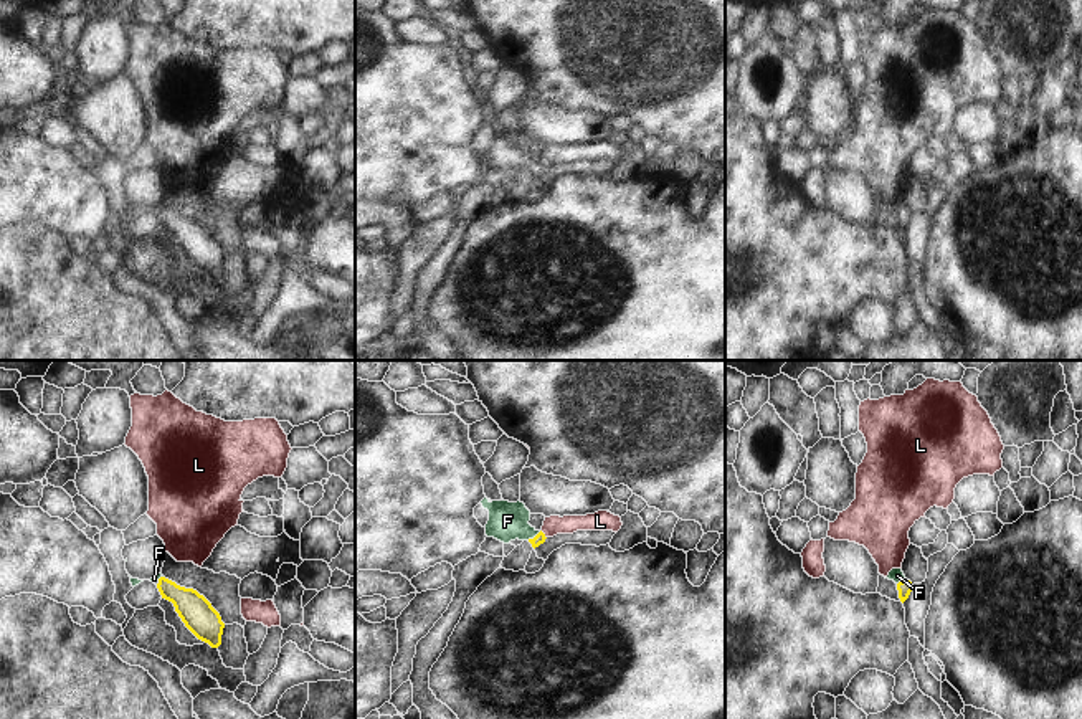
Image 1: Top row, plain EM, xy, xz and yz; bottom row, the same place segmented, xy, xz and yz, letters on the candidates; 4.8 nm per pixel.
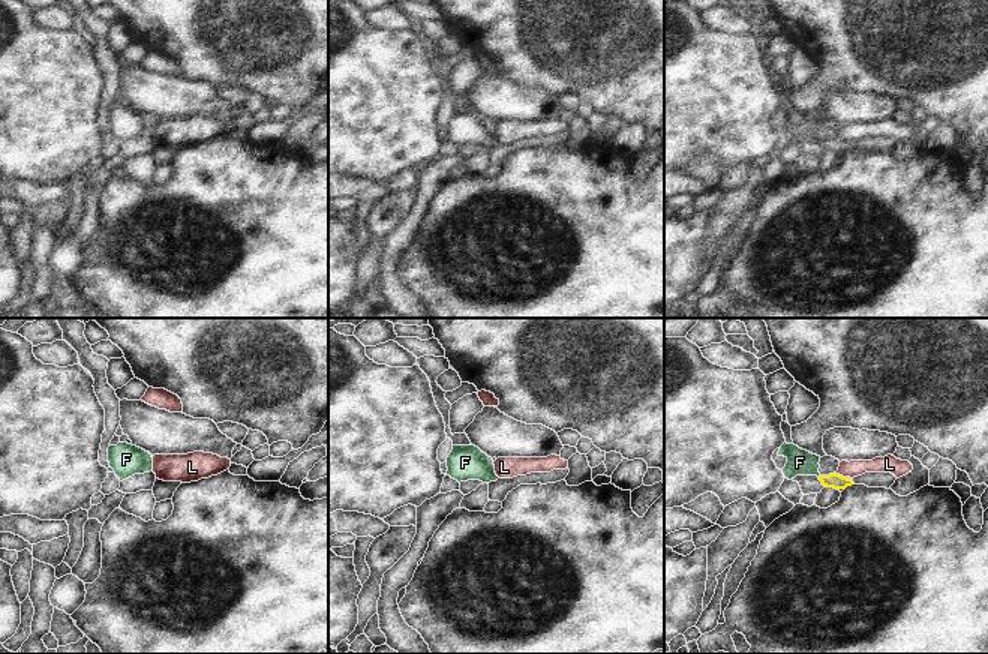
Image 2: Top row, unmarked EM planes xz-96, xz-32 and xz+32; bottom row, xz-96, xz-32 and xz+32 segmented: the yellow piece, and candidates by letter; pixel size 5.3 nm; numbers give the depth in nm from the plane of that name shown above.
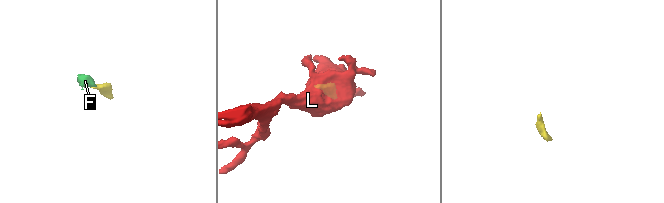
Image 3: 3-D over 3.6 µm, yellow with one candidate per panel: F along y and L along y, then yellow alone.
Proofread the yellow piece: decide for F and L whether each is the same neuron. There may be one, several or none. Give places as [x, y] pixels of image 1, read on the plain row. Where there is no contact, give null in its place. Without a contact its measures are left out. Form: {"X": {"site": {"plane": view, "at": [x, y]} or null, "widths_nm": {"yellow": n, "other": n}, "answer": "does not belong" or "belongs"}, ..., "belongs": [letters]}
{"F": {"site": {"plane": "xz", "at": [536, 166]}, "widths_nm": {"yellow": 50, "other": 190}, "answer": "belongs"}, "L": {"site": {"plane": "xz", "at": [544, 164]}, "widths_nm": {"yellow": 50, "other": 90}, "answer": "does not belong"}, "belongs": ["F"]}

